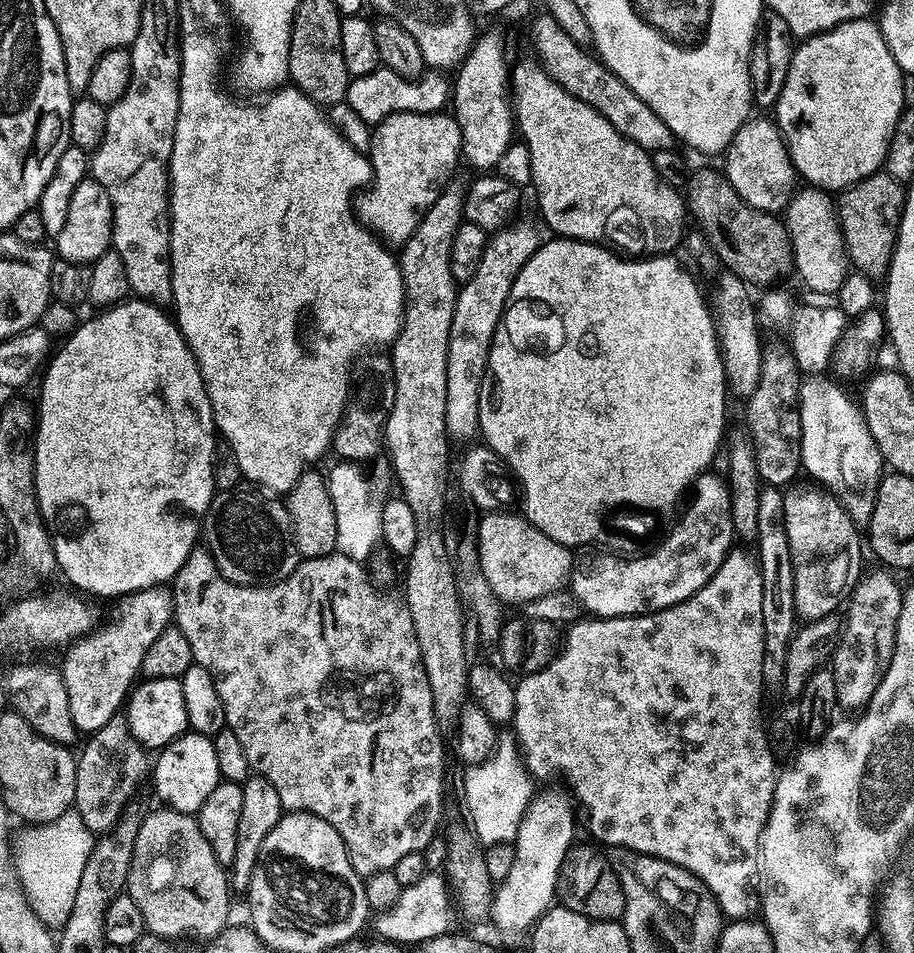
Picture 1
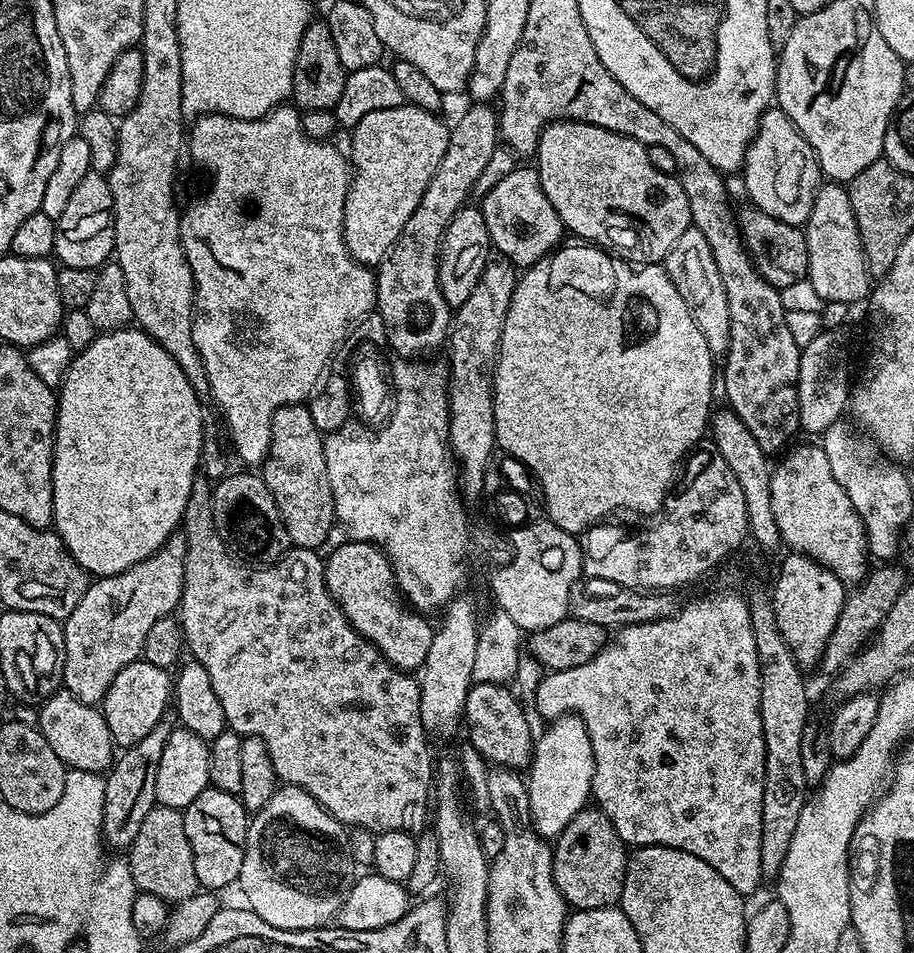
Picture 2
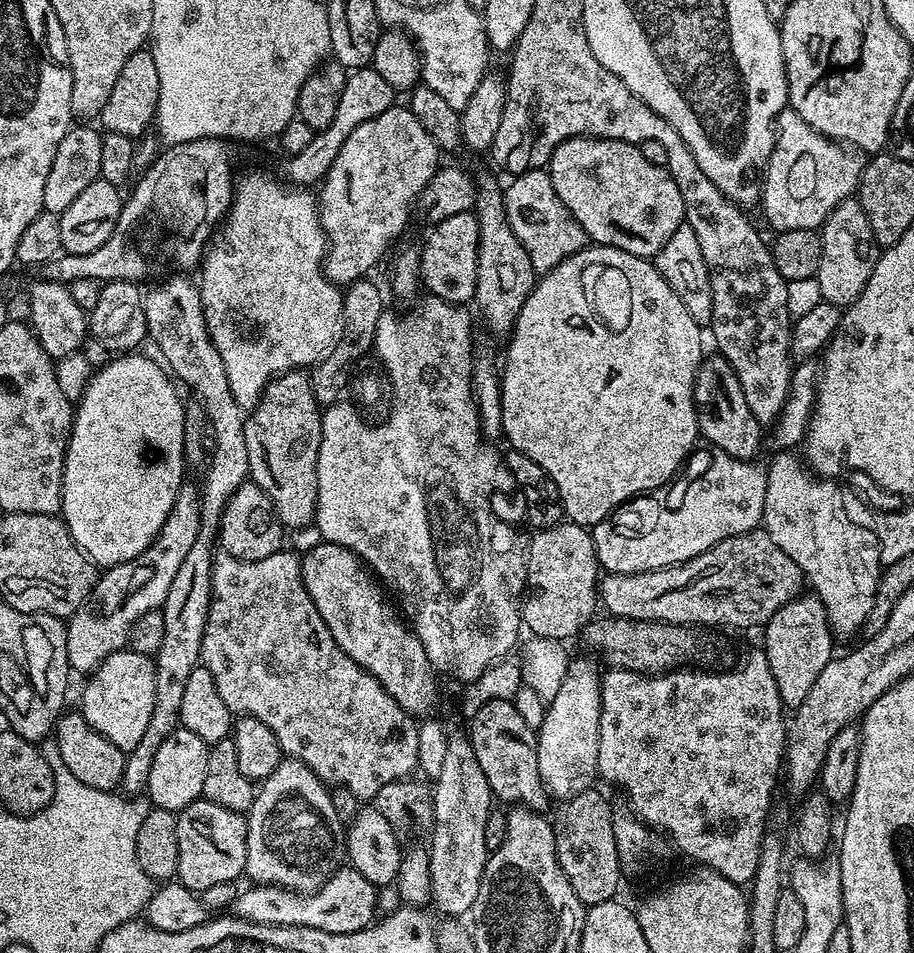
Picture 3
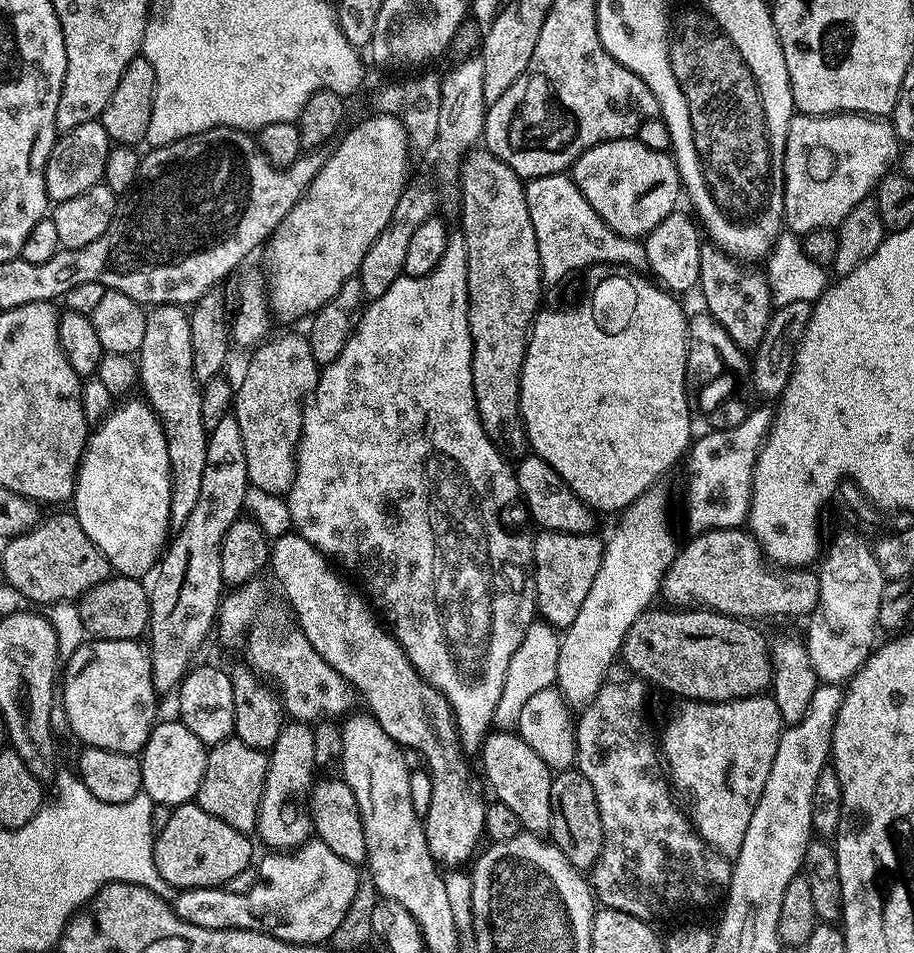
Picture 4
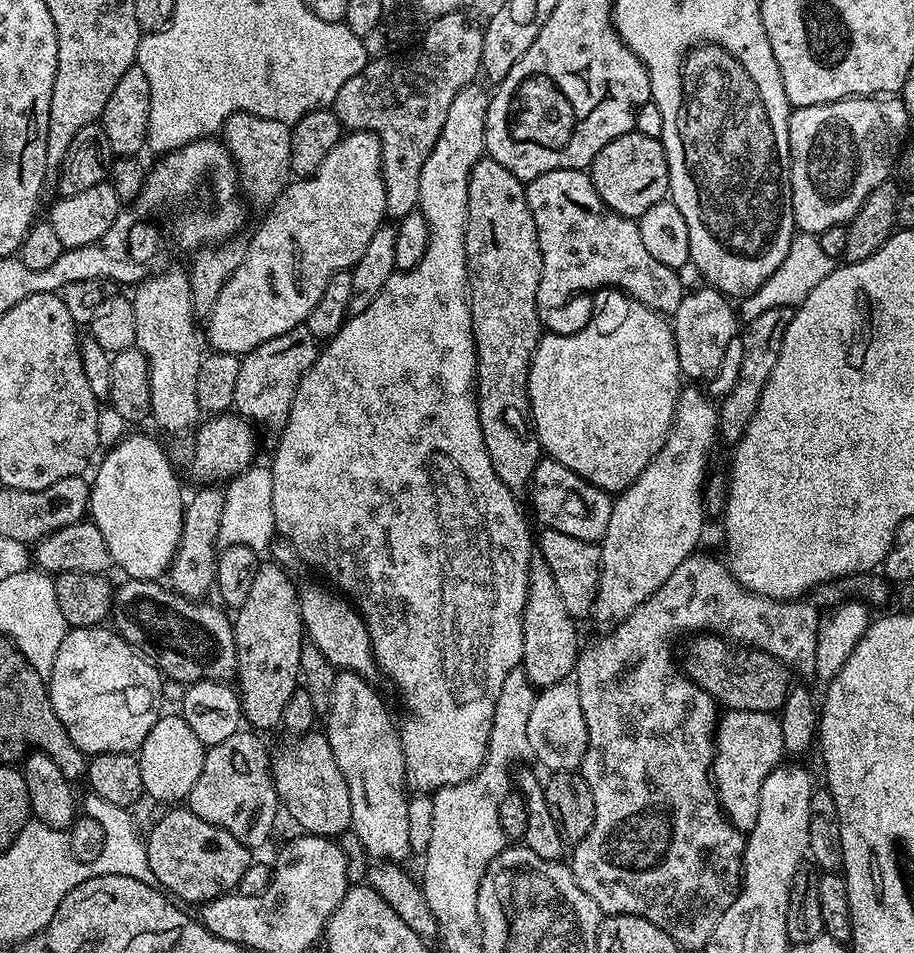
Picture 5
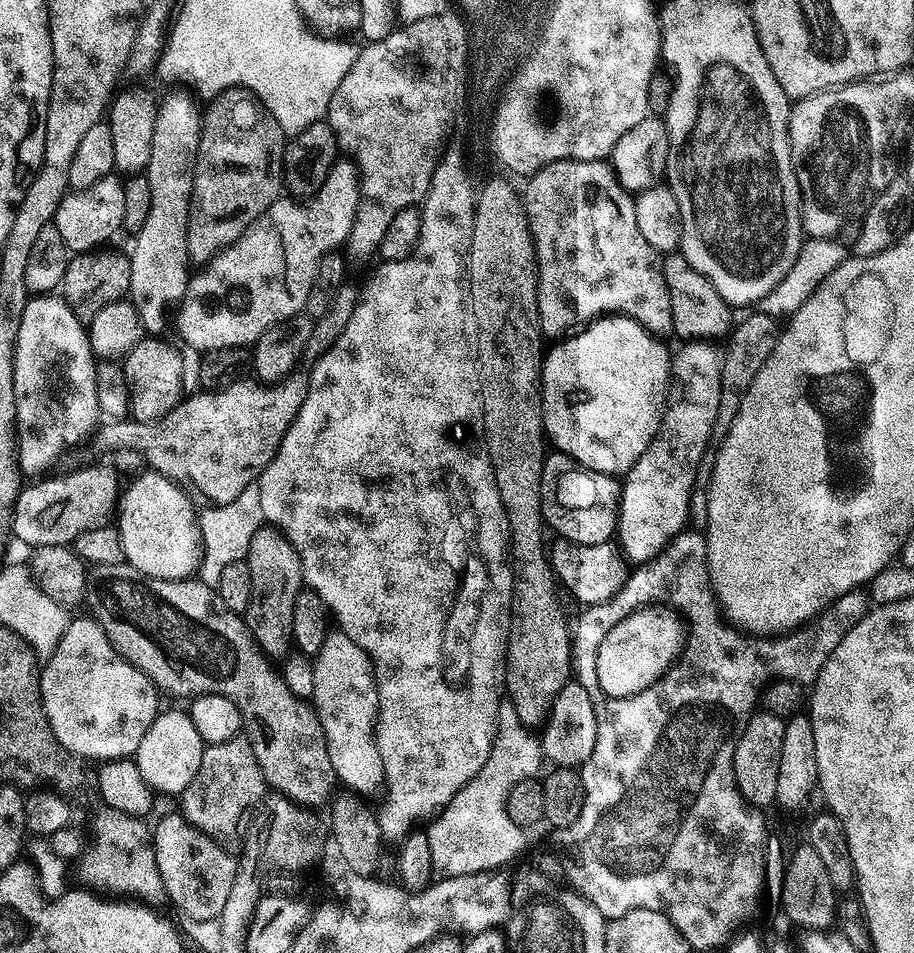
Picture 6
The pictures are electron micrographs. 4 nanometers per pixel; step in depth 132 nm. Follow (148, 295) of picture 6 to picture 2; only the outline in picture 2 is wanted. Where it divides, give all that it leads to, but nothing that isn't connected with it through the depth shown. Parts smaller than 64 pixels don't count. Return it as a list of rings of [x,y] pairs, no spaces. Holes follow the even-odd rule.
[[[177,530],[150,558],[130,566],[125,572],[101,576],[88,585],[82,602],[63,621],[63,687],[82,702],[99,705],[110,682],[130,662],[141,659],[146,634],[158,618],[173,615],[180,607],[186,574],[186,538]]]

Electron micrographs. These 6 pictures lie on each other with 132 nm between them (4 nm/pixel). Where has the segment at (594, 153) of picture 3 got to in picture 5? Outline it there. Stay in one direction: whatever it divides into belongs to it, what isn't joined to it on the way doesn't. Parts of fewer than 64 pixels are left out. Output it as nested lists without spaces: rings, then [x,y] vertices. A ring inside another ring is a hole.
[[[630,131],[614,138],[594,157],[590,175],[602,202],[623,216],[639,218],[669,195],[668,163],[664,146],[659,140],[638,131]]]

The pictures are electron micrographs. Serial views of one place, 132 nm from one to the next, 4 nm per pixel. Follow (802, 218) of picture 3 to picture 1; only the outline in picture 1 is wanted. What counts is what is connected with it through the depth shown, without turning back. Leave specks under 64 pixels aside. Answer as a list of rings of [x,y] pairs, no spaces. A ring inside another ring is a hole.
[[[750,118],[734,134],[723,157],[722,172],[737,194],[760,211],[780,214],[788,207],[798,188],[798,173],[792,165],[788,146],[771,119]]]

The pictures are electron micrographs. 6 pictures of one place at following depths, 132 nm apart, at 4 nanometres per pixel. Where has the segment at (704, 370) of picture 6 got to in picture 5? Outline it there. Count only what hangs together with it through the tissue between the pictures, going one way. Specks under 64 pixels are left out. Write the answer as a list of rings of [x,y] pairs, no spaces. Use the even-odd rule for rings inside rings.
[[[681,387],[676,403],[676,417],[662,450],[654,454],[650,466],[646,466],[646,470],[638,474],[635,482],[612,501],[610,522],[600,544],[600,581],[591,611],[591,615],[596,616],[600,624],[611,625],[613,622],[625,620],[639,604],[651,598],[654,590],[658,590],[658,586],[662,586],[662,582],[666,582],[666,578],[670,578],[670,574],[674,574],[674,570],[682,566],[687,556],[697,551],[696,543],[704,532],[704,516],[706,517],[704,489],[706,477],[709,475],[708,455],[711,454],[712,447],[718,444],[720,426],[717,405],[711,404],[707,394],[700,388],[703,387]]]

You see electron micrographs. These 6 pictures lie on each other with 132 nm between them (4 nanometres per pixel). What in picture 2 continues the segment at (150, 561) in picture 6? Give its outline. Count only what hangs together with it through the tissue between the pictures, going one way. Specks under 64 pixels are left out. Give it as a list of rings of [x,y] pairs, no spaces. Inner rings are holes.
[[[139,326],[115,328],[113,332],[97,335],[86,350],[75,353],[72,364],[64,375],[64,383],[58,389],[56,405],[56,446],[52,454],[52,524],[54,531],[62,538],[62,542],[70,550],[70,554],[82,566],[85,572],[93,577],[113,576],[125,572],[130,566],[142,562],[154,555],[158,549],[172,537],[172,533],[181,527],[186,502],[190,502],[190,490],[197,487],[198,473],[201,471],[200,454],[203,450],[203,438],[206,431],[204,425],[204,408],[202,397],[196,393],[194,386],[182,374],[182,366],[140,329]]]

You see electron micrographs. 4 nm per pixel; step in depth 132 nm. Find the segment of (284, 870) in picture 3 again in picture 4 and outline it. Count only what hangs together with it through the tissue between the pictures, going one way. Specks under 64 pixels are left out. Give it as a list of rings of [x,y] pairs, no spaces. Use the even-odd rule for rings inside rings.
[[[288,722],[278,734],[278,742],[268,752],[266,786],[256,819],[255,835],[268,850],[295,850],[314,836],[312,818],[312,775],[318,772],[314,756],[314,732],[307,723]]]

